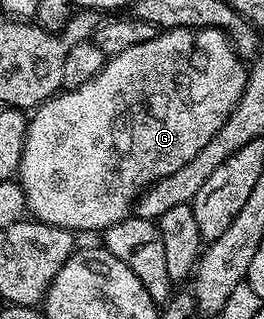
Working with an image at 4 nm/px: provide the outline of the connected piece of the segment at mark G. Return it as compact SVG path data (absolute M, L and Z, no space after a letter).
M171 28L158 31L151 42L139 42L139 46L131 46L131 50L123 50L123 54L110 56L105 65L95 78L83 82L77 88L62 90L44 104L37 105L35 111L28 117L25 125L25 141L23 142L23 154L17 167L16 179L19 181L25 195L25 206L28 215L34 220L40 220L43 224L68 228L74 234L80 232L104 233L106 228L115 226L120 220L124 220L134 211L137 197L145 189L150 188L156 180L167 178L167 174L175 174L179 166L187 166L211 138L215 138L217 131L227 122L227 118L235 110L243 90L247 86L246 61L242 60L231 46L231 42L219 30L214 28Z

